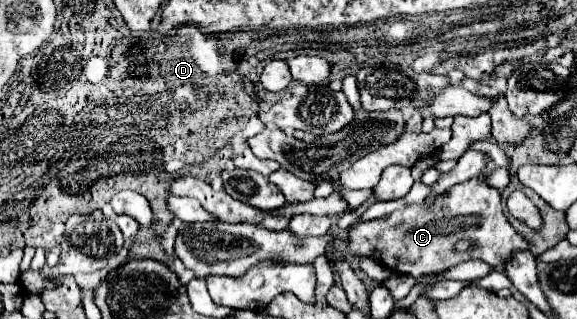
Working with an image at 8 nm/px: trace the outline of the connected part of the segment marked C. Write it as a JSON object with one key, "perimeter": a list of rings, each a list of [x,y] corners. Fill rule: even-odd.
{"perimeter":[[[489,161],[489,167],[485,171],[461,185],[455,185],[447,197],[437,199],[433,205],[419,203],[403,207],[395,213],[391,213],[385,219],[373,219],[359,223],[349,233],[349,251],[351,255],[377,255],[393,273],[411,275],[415,279],[427,277],[427,275],[439,275],[443,271],[449,271],[451,267],[469,261],[479,259],[489,263],[491,267],[501,269],[509,259],[511,253],[529,249],[529,241],[519,235],[507,217],[503,215],[501,203],[499,203],[499,189],[487,185],[487,175],[495,171],[495,163]],[[459,239],[471,239],[475,243],[473,251],[457,253],[455,243]]]}

